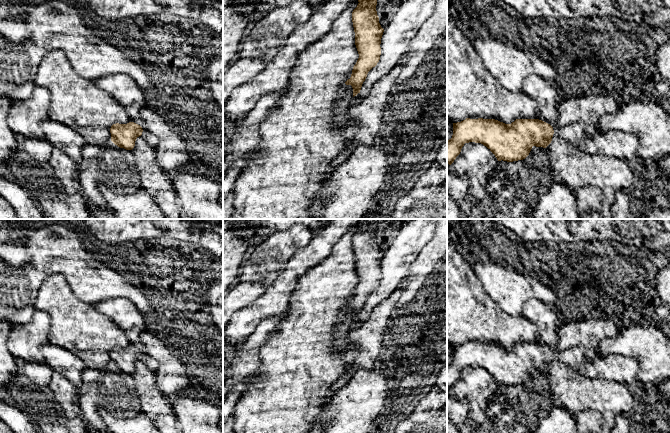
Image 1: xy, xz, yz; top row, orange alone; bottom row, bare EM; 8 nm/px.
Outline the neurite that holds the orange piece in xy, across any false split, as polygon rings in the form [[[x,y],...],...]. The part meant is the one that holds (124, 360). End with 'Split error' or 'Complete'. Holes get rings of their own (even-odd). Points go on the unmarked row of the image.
[[[134,346],[127,348],[113,348],[110,352],[111,365],[120,372],[132,374],[136,363],[141,360],[145,363],[151,372],[155,372],[159,366],[158,362],[142,353]]]. Split error

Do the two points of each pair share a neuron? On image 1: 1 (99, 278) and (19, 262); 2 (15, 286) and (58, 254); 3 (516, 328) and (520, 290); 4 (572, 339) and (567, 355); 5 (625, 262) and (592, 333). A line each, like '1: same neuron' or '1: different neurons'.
1: same neuron
2: same neuron
3: different neurons
4: different neurons
5: different neurons

